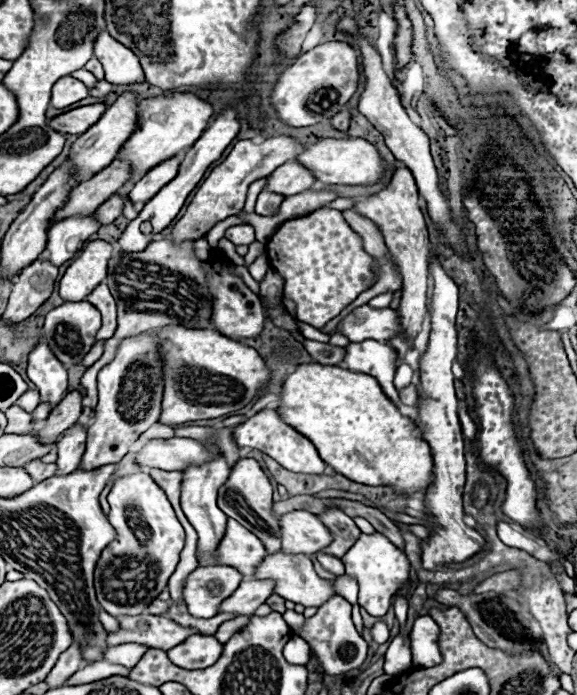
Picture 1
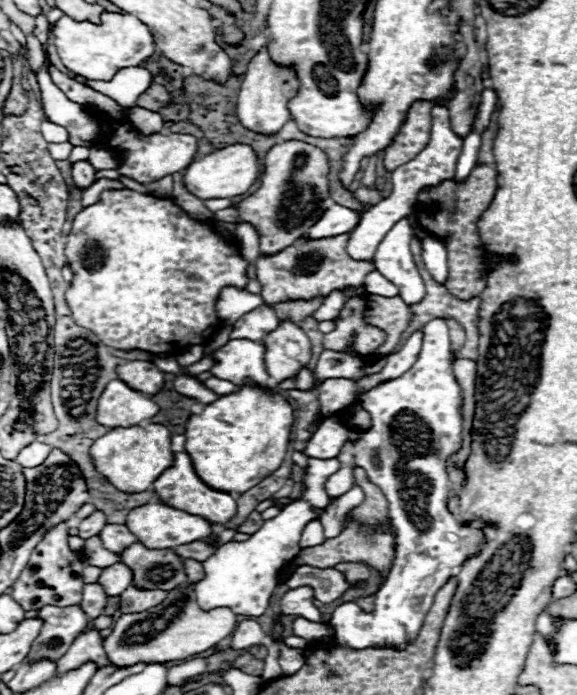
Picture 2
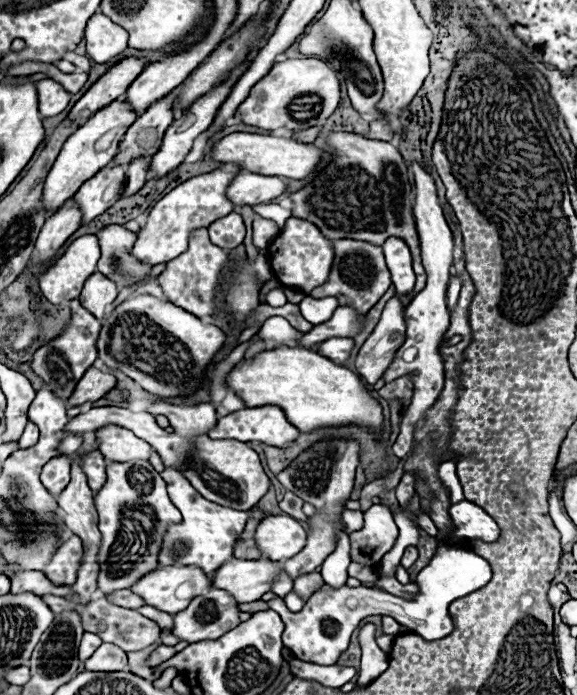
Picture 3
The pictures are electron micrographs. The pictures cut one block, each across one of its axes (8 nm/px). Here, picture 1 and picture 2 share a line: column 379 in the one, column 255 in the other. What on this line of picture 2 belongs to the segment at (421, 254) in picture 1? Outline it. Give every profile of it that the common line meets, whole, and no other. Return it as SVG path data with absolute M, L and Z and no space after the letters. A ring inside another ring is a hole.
M286 140L268 150L268 154L264 158L264 172L260 178L260 188L238 204L240 220L254 224L260 234L260 254L276 254L276 252L284 250L286 246L290 246L296 238L300 238L320 220L322 212L326 208L330 208L330 200L332 200L328 174L330 174L328 156L312 144L306 144L300 140Z

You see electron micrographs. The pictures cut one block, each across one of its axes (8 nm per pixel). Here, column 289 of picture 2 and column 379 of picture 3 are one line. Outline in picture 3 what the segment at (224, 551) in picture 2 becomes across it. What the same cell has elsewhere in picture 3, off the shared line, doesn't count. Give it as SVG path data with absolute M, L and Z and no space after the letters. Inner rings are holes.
M374 504L364 512L364 528L350 534L350 558L368 568L376 568L382 556L394 546L398 528L384 504Z

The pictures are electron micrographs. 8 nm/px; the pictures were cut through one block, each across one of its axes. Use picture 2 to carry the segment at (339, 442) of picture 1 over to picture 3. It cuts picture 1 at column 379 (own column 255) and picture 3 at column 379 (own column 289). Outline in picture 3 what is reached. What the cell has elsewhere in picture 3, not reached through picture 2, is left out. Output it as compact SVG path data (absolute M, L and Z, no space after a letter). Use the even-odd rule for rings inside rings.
M308 348L266 350L236 366L226 382L246 402L246 406L278 406L284 410L290 424L306 434L318 428L340 428L352 424L370 428L380 436L384 428L382 406L370 394L364 380L352 370L334 364L326 356Z

